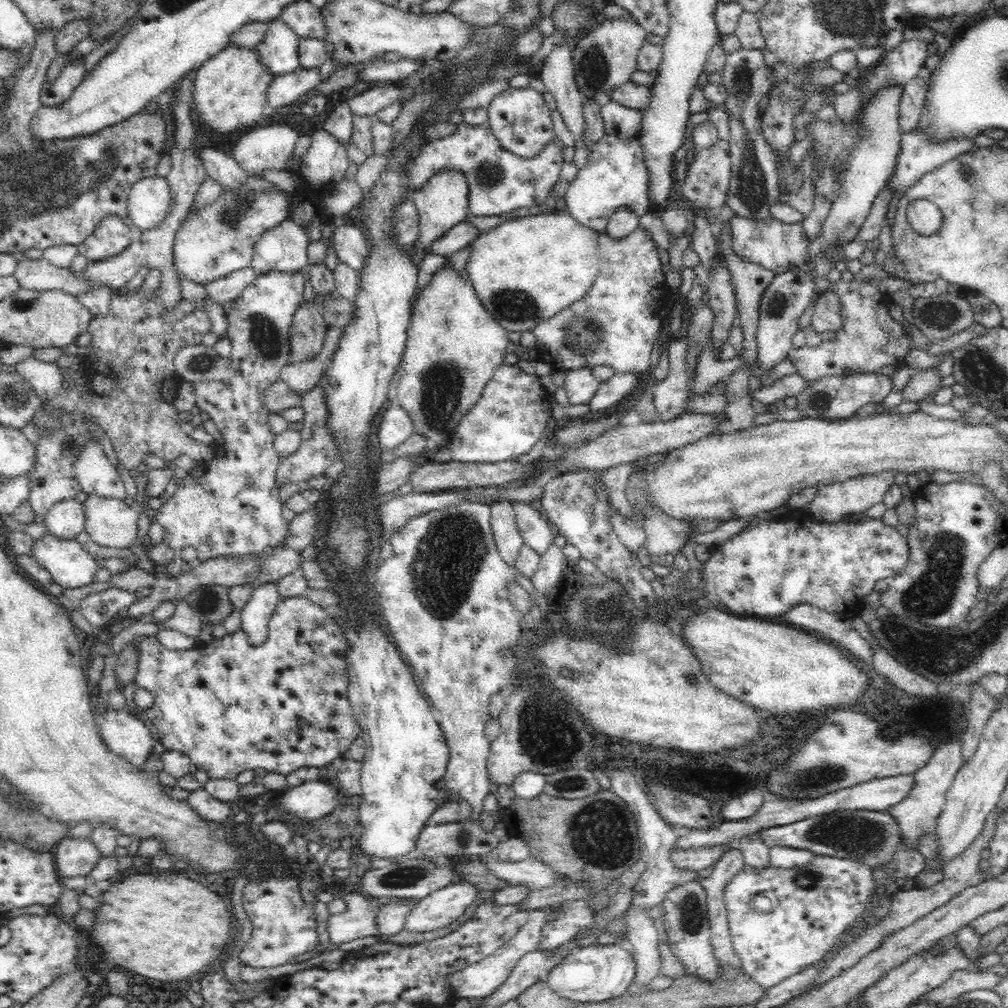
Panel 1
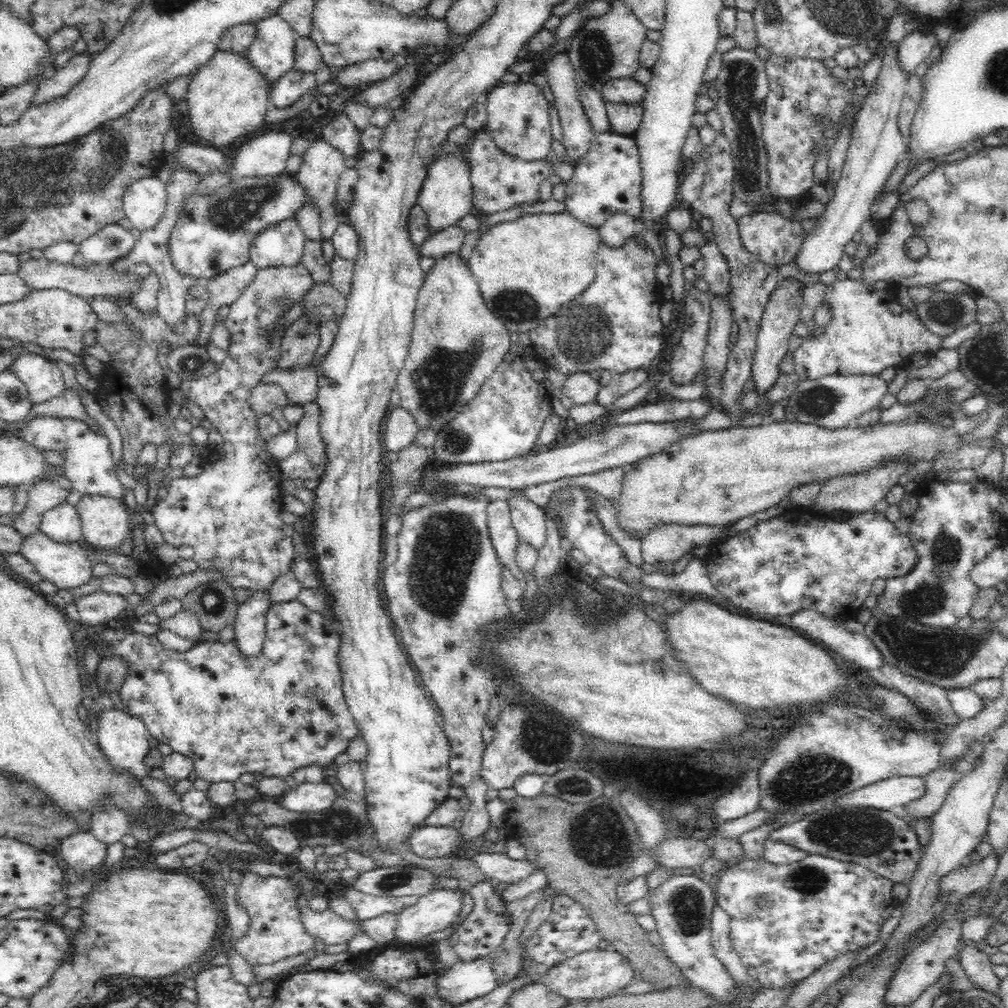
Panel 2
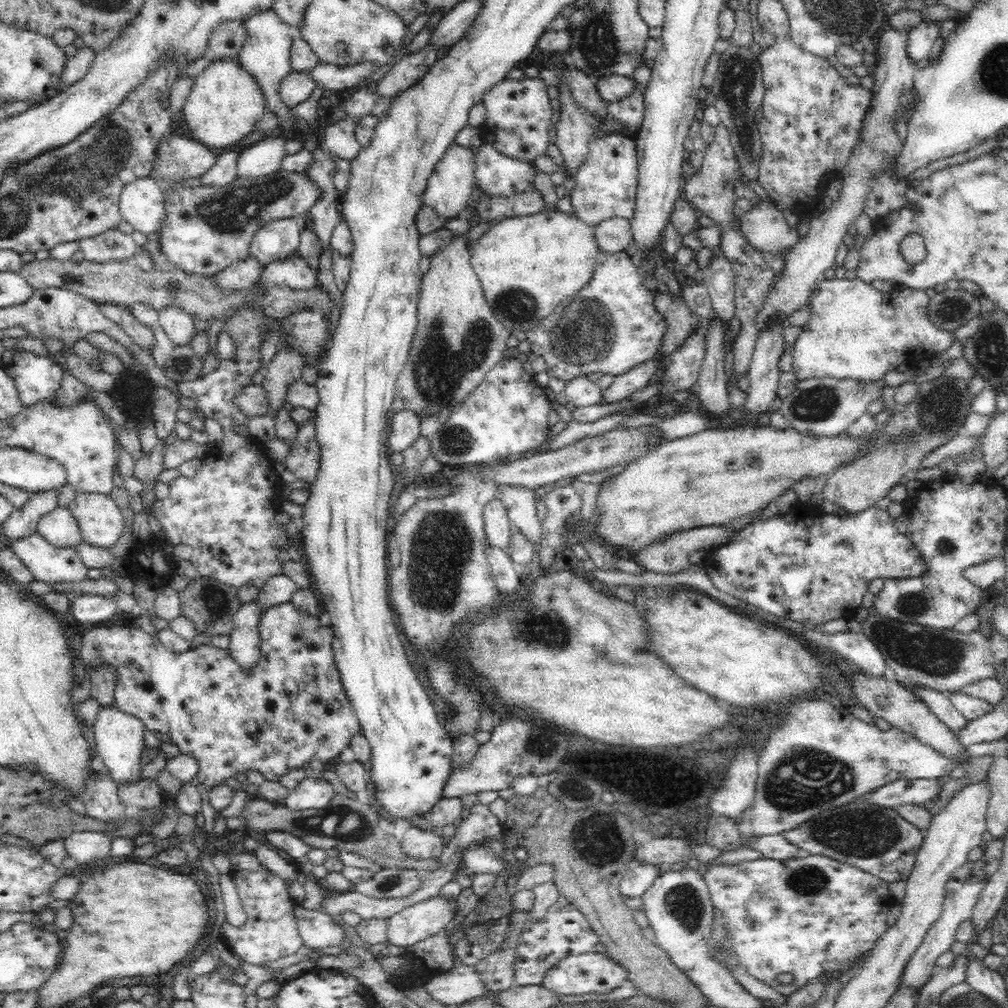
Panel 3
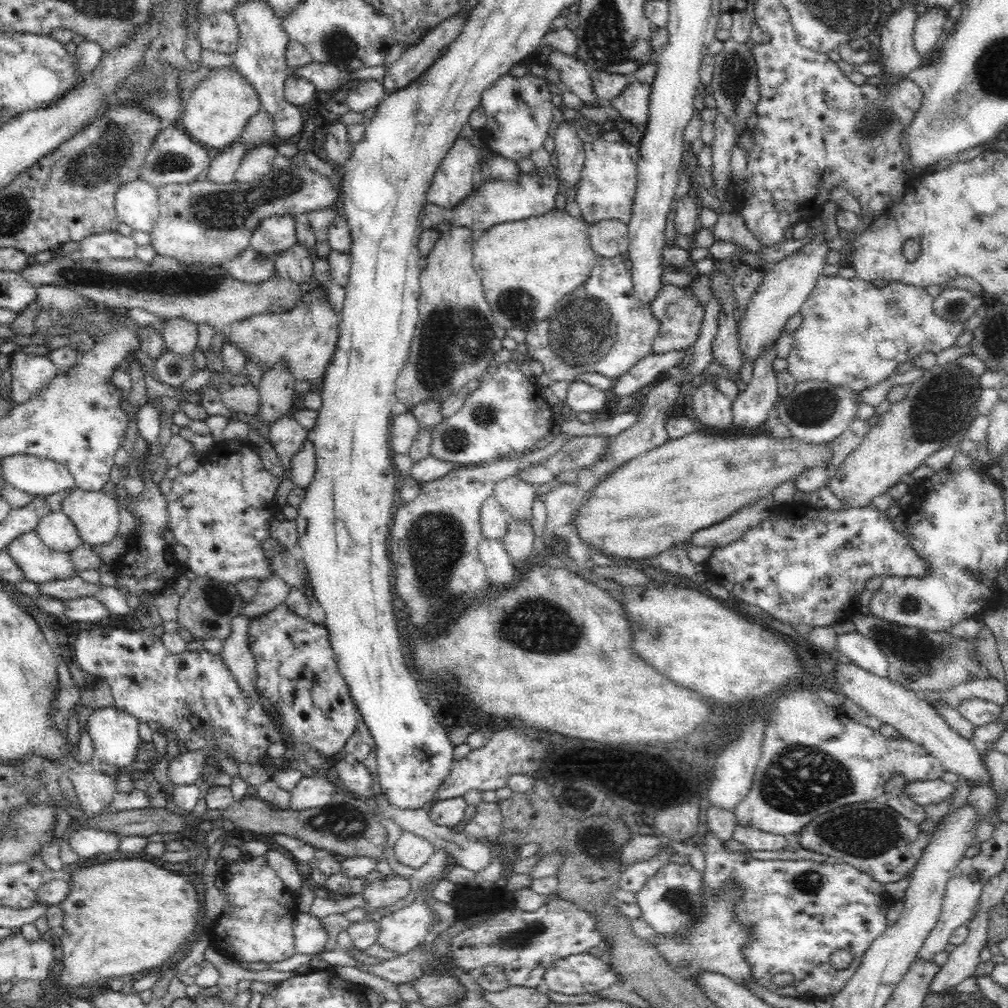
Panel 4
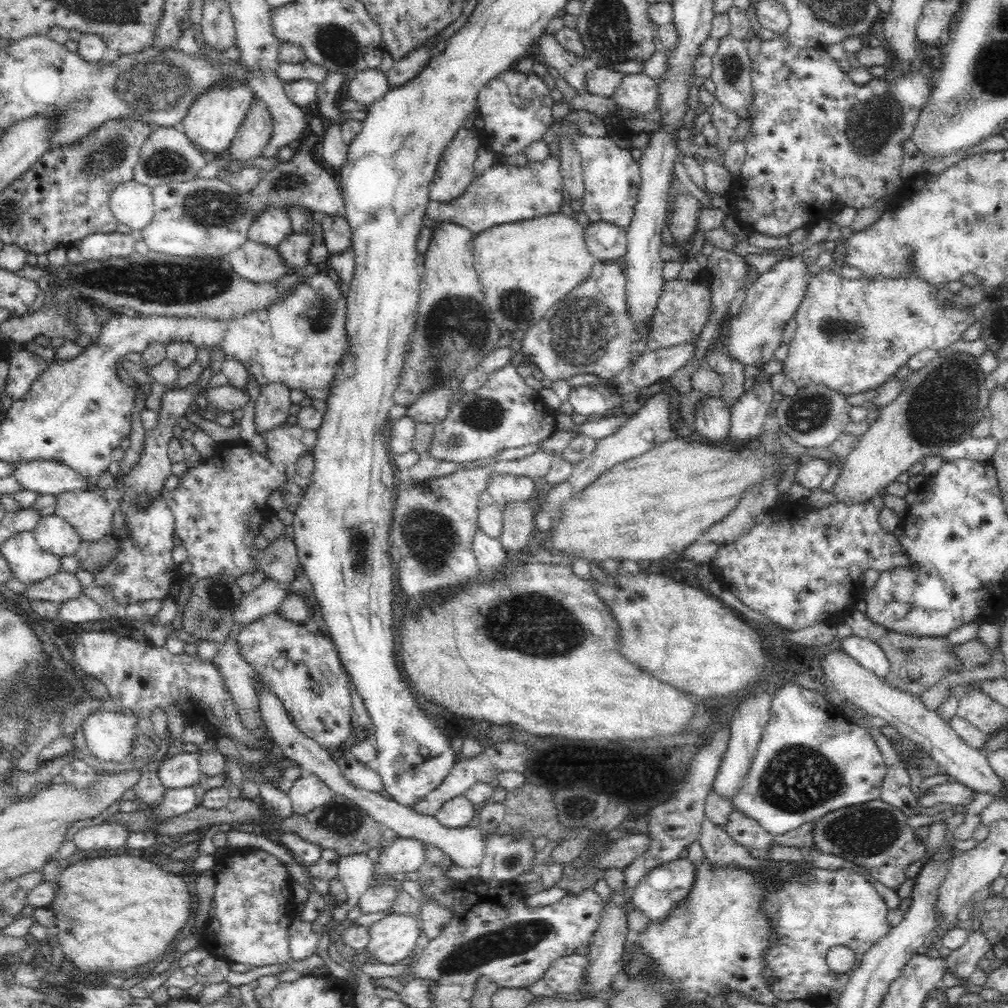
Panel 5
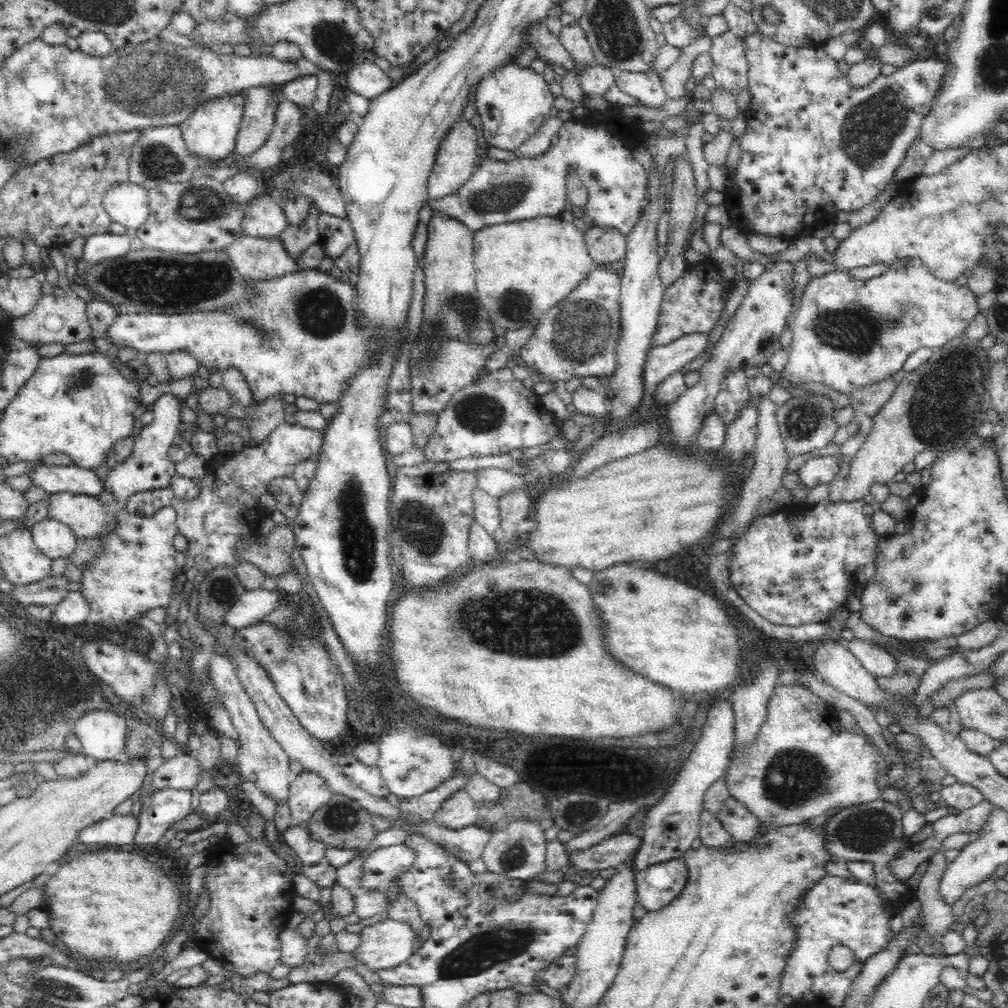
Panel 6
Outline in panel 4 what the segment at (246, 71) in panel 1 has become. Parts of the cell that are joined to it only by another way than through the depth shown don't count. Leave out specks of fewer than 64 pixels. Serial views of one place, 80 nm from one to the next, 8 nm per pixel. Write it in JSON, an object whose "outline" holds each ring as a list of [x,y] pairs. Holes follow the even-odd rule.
{"outline":[[[233,66],[212,70],[213,76],[199,80],[182,106],[178,124],[204,148],[222,150],[229,147],[244,132],[247,120],[260,109],[256,89]]]}

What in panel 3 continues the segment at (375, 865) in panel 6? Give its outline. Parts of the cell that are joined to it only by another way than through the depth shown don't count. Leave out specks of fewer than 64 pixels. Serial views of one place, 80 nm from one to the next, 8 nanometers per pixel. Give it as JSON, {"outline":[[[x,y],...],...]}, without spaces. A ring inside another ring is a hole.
{"outline":[[[412,825],[402,839],[402,851],[418,860],[438,859],[446,846],[442,834]]]}

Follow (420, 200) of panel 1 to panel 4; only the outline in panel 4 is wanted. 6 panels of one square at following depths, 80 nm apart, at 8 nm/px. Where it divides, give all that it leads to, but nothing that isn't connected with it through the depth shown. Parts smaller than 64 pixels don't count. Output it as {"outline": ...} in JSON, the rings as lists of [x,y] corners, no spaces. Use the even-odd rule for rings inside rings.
{"outline":[[[458,137],[440,162],[428,188],[428,203],[443,210],[454,210],[472,190],[472,174],[480,151],[470,141]]]}

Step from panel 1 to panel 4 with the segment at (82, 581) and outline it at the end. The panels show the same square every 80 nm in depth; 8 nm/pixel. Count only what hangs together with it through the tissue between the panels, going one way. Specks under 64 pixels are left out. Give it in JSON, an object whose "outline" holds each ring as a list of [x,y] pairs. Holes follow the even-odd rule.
{"outline":[[[35,530],[21,534],[6,545],[6,549],[18,563],[27,580],[39,585],[80,575],[80,570],[70,558],[70,552],[52,550],[40,540]]]}

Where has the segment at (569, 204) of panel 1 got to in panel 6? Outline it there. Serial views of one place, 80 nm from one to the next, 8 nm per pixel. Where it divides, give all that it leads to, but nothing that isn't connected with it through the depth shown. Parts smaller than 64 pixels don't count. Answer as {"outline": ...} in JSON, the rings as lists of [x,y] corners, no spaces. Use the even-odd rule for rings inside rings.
{"outline":[[[568,120],[559,130],[560,139],[556,146],[550,145],[548,151],[537,158],[516,157],[510,162],[488,159],[478,166],[476,172],[454,194],[438,200],[428,200],[432,214],[448,215],[462,222],[469,230],[506,222],[529,220],[538,217],[554,217],[564,213],[564,202],[567,198],[565,177],[568,166],[575,166],[575,172],[583,179],[588,191],[585,214],[590,216],[598,226],[616,229],[626,237],[639,222],[642,204],[646,202],[646,169],[632,157],[632,151],[612,137],[602,126],[583,126],[580,122]]]}

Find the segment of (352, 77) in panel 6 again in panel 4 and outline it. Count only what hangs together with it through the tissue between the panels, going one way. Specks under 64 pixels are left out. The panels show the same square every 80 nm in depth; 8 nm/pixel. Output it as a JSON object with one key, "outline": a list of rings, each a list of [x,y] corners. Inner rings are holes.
{"outline":[[[356,80],[348,86],[347,102],[351,111],[363,113],[386,98],[384,85],[376,80]]]}

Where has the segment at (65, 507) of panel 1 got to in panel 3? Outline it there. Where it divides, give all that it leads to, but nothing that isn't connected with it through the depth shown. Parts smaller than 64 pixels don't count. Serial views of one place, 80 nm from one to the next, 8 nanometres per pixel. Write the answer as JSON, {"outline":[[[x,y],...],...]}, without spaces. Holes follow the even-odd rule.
{"outline":[[[56,507],[40,518],[37,532],[52,546],[78,546],[83,541],[76,518],[69,508]]]}

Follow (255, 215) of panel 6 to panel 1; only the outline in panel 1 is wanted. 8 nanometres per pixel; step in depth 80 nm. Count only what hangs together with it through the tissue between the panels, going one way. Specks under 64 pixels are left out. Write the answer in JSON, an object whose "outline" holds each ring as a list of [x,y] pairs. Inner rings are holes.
{"outline":[[[285,219],[278,226],[264,232],[254,246],[254,255],[252,256],[252,268],[257,276],[272,272],[294,274],[301,272],[307,265],[307,247],[309,246],[309,237],[303,228]]]}

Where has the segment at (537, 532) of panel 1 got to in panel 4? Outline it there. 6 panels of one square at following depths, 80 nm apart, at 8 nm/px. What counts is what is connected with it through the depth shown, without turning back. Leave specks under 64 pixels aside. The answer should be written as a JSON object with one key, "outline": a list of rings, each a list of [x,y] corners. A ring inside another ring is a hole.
{"outline":[[[514,476],[494,485],[494,498],[503,506],[507,516],[522,523],[530,523],[539,511],[536,487]]]}

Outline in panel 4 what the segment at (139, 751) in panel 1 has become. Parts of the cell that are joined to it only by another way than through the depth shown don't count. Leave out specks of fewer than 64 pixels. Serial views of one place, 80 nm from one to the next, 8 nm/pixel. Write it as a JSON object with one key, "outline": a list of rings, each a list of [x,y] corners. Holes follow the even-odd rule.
{"outline":[[[114,707],[96,709],[86,725],[94,745],[94,755],[100,757],[102,763],[120,769],[118,776],[114,779],[117,792],[130,792],[136,786],[136,780],[132,778],[134,770],[130,770],[129,767],[136,761],[136,753],[142,744],[139,726],[140,721],[135,716],[118,711]]]}

